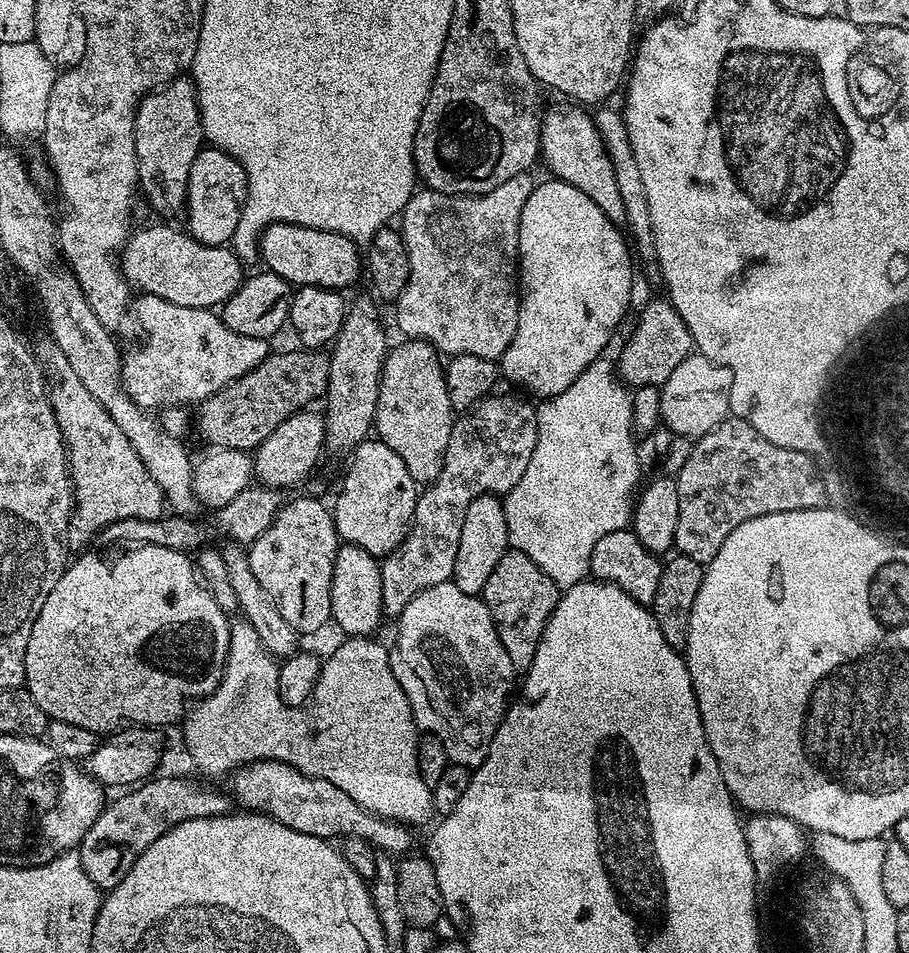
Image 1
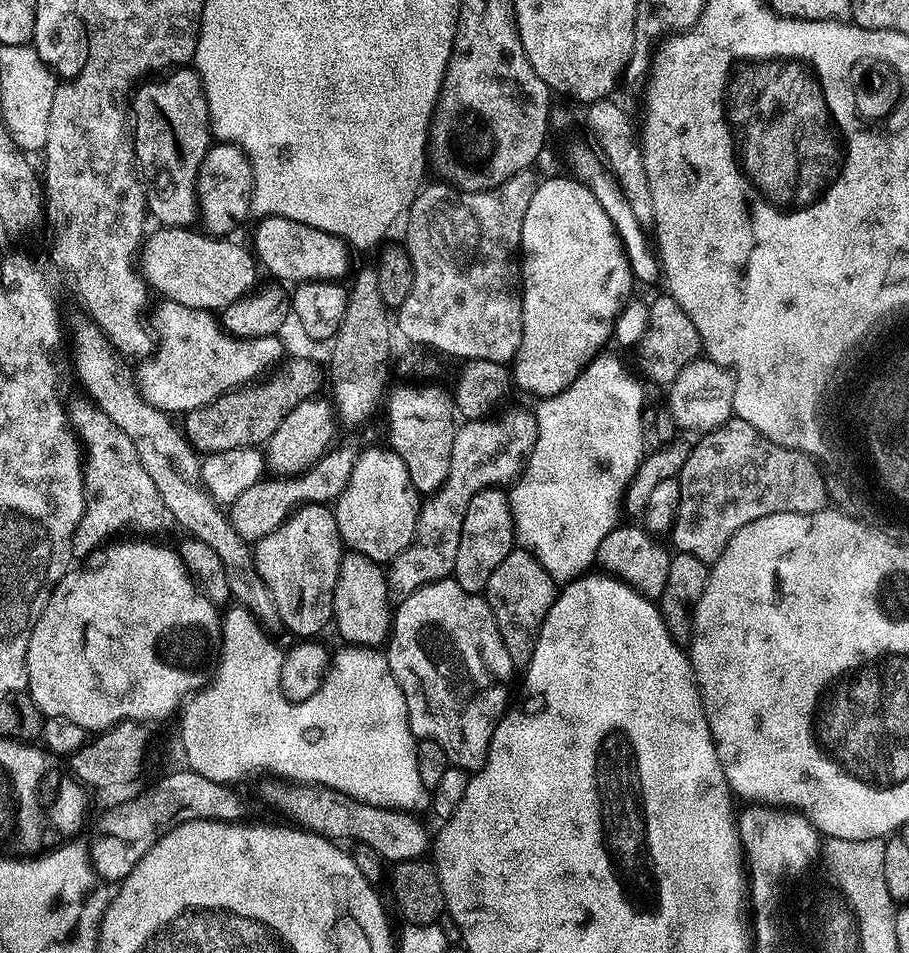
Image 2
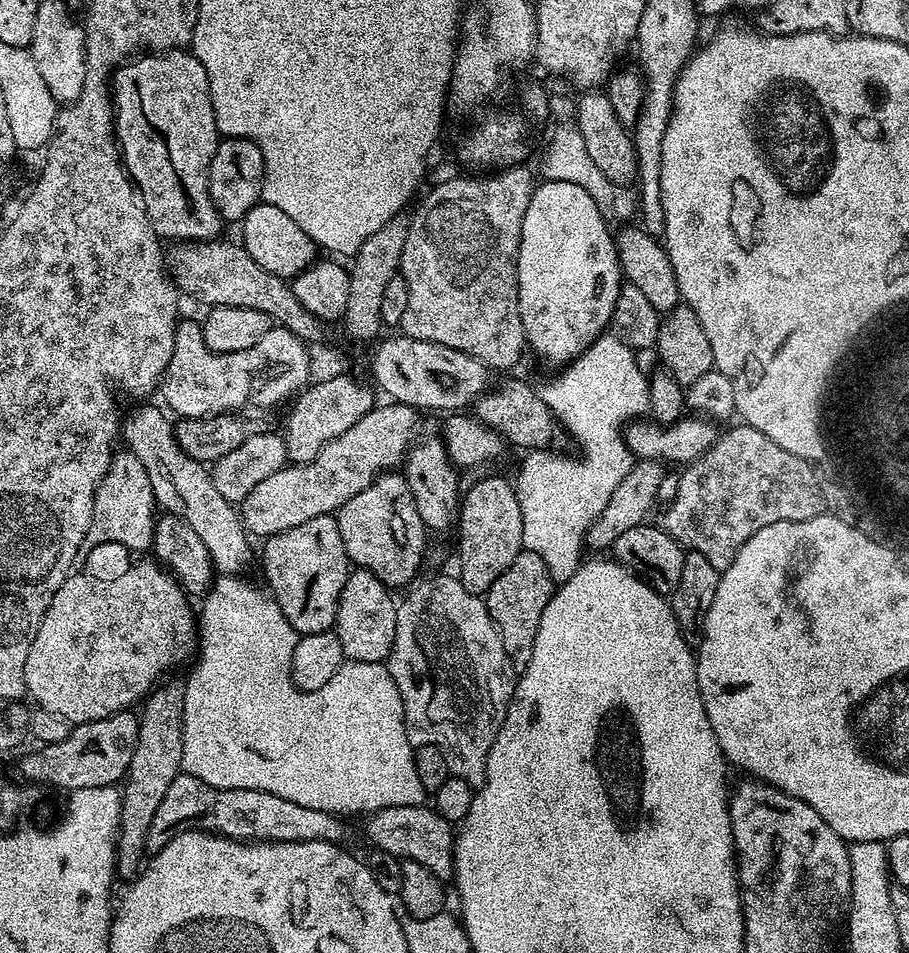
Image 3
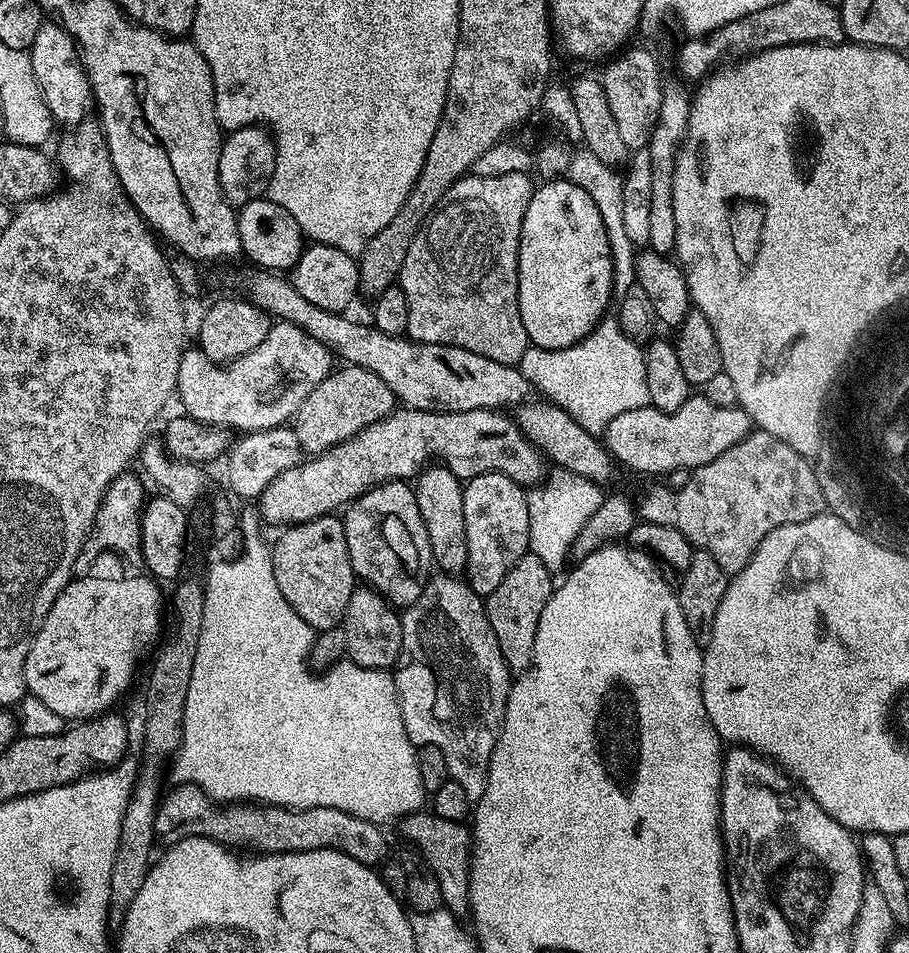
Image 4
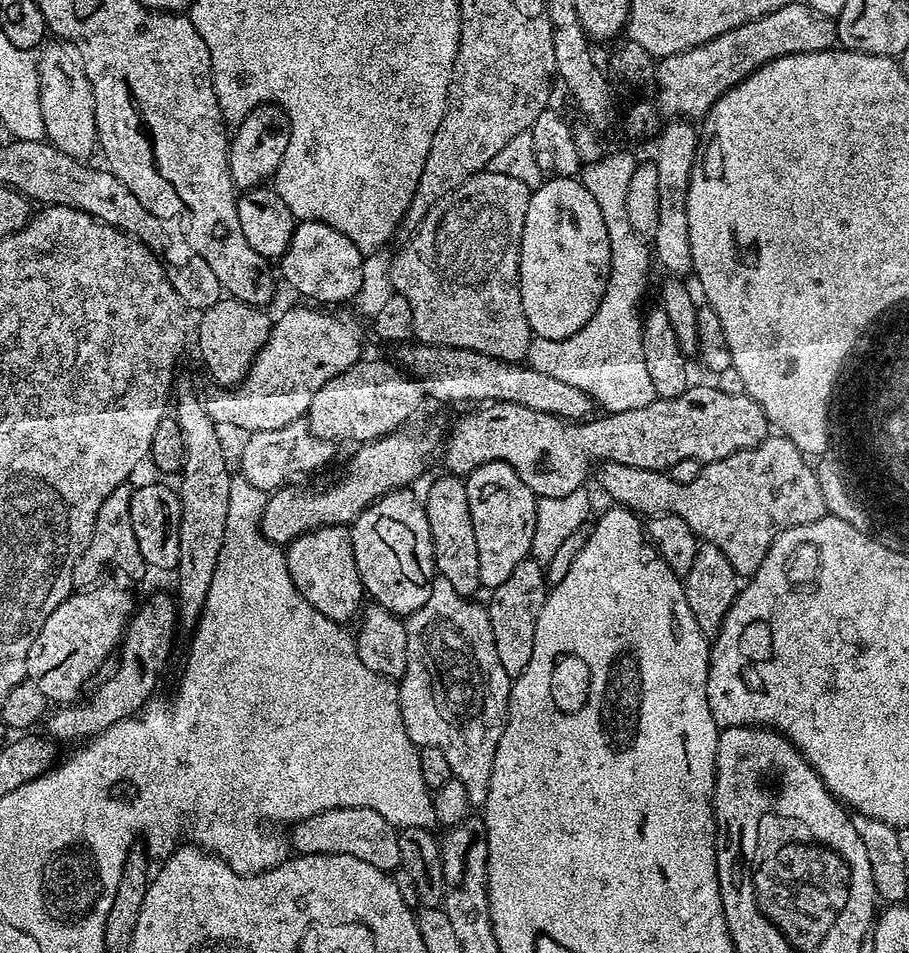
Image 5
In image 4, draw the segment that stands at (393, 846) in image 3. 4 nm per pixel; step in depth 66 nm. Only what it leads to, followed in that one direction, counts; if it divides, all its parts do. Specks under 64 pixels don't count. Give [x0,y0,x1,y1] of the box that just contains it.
[399,810,472,918]

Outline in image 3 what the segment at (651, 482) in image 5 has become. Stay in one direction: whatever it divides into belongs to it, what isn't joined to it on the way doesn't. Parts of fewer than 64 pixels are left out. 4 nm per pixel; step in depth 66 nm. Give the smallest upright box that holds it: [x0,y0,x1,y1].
[474,380,825,570]

